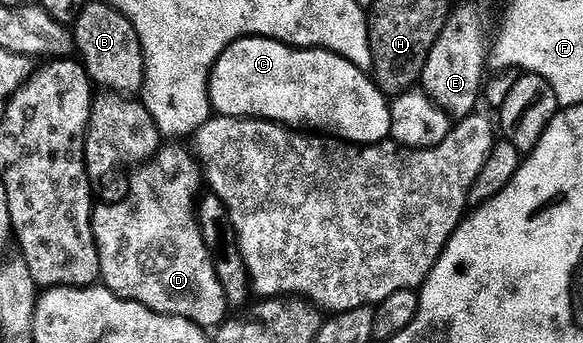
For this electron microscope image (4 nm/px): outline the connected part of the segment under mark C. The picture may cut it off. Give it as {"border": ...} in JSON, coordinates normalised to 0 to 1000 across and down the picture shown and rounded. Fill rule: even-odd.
{"border":[[[427,108],[396,125],[364,192],[357,236],[357,292],[364,300],[365,327],[377,341],[456,347],[461,359],[587,405],[592,417],[652,423],[672,388],[667,292],[626,210],[569,149],[509,143],[496,137],[492,125],[479,125],[473,114]]]}

